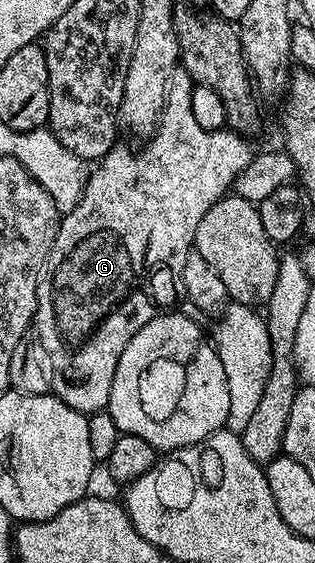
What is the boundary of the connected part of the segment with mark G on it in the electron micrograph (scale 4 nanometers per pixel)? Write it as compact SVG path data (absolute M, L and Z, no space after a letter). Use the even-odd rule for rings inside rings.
M182 68L175 70L173 76L169 76L169 88L165 96L163 114L159 118L158 126L155 127L155 133L146 139L144 146L147 147L140 154L134 154L133 151L126 150L123 144L117 144L105 157L98 159L96 166L99 167L90 171L87 185L79 202L72 210L62 215L57 240L53 240L53 248L49 252L47 262L43 265L43 275L39 277L33 334L38 338L41 348L45 348L47 365L51 367L52 391L56 398L69 404L69 408L88 416L106 411L109 388L113 388L113 372L117 372L117 360L121 360L121 352L125 352L125 344L129 344L129 340L133 340L135 333L145 328L145 324L149 324L149 320L153 320L156 316L155 298L151 295L151 289L155 286L155 277L163 270L164 288L171 290L175 286L176 289L178 276L185 268L185 256L193 253L197 224L201 224L201 216L205 216L205 212L209 212L209 208L213 208L213 204L217 204L219 199L236 185L238 174L249 165L253 157L253 149L251 150L250 144L247 143L250 141L244 135L236 134L230 128L206 130L201 128L201 124L197 124L193 116L192 89L191 77Z

